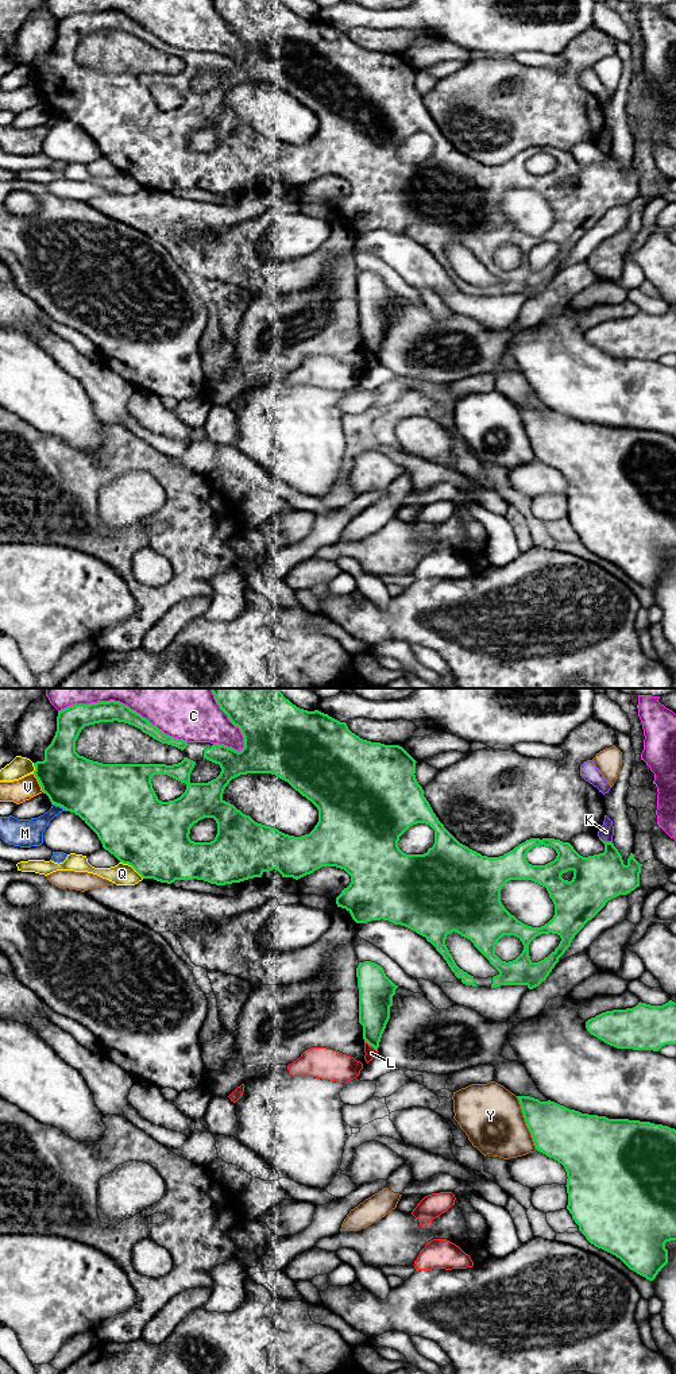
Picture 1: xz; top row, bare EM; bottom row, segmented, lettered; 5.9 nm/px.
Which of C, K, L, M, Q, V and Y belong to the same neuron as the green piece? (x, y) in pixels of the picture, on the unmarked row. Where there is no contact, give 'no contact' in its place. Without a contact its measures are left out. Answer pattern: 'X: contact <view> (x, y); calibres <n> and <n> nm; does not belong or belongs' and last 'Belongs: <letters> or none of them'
C: contact xz (122, 12); calibres 130 and 220 nm; does not belong
K: contact xz (606, 151); calibres 280 and 90 nm; does not belong
L: contact xz (371, 354); calibres 190 and 70 nm; does not belong
M: contact xz (60, 115); calibres 360 and 170 nm; does not belong
Q: contact xz (132, 176); calibres 440 and 130 nm; does not belong
V: contact xz (39, 92); calibres 340 and 140 nm; does not belong
Y: contact xz (526, 432); calibres 320 and 360 nm; does not belong
Belongs: none of them

